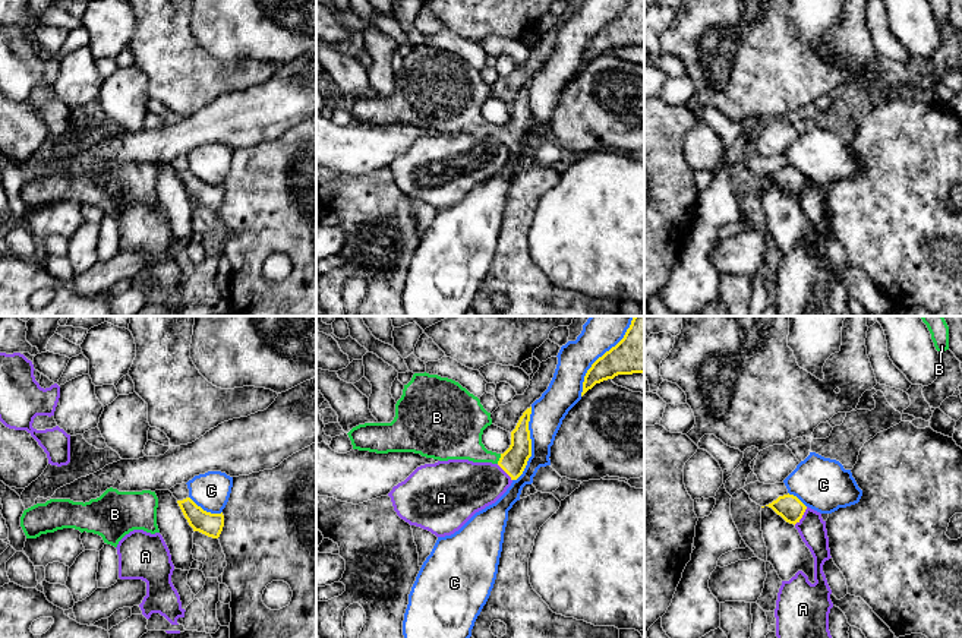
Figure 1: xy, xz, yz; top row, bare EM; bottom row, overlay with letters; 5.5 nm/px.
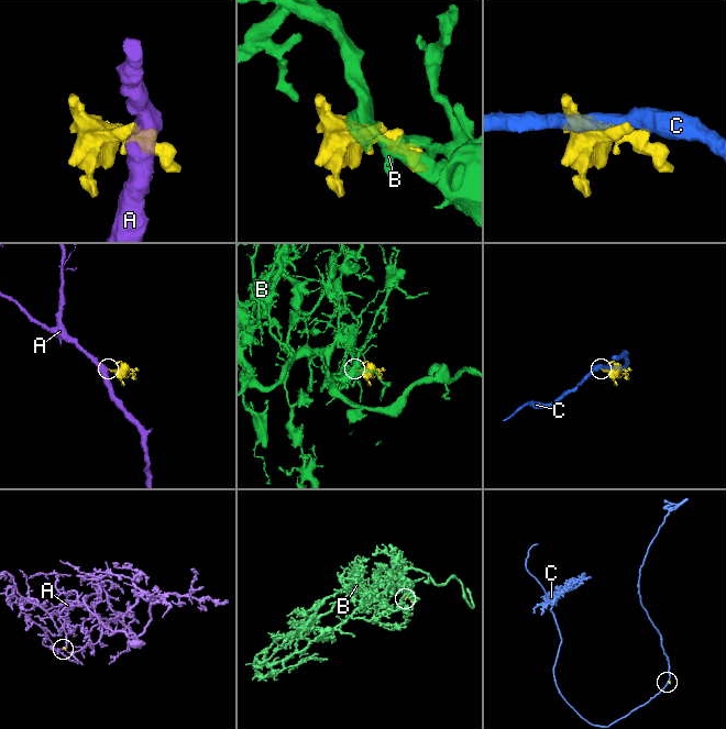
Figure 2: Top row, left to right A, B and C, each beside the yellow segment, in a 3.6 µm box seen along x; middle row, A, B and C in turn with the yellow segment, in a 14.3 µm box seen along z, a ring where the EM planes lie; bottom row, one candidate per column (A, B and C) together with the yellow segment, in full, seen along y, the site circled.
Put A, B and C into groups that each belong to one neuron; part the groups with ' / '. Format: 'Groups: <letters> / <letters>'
Groups: A / B / C

